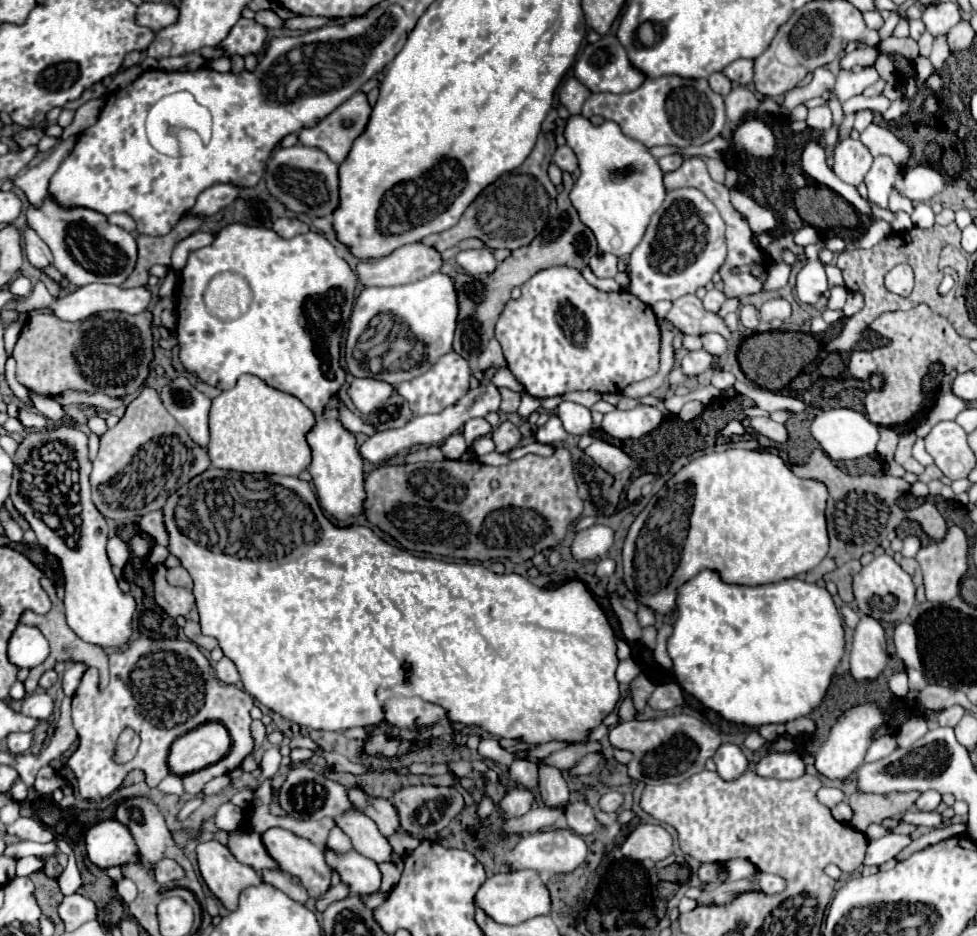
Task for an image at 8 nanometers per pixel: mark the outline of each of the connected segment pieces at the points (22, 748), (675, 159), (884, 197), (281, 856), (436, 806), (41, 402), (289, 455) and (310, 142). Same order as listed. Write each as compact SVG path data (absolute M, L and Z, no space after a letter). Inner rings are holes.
M9 733L7 735L7 747L13 755L23 755L31 749L33 733Z
M667 155L667 157L661 157L661 159L657 159L657 163L659 163L659 167L661 167L661 171L663 173L671 173L671 171L675 171L679 165L681 165L681 157L679 155Z
M881 155L881 157L875 157L869 173L865 175L865 185L869 189L869 199L883 209L887 209L889 193L891 193L891 187L895 183L897 171L899 171L897 165L889 157Z
M273 827L267 833L263 833L263 843L265 843L269 855L273 855L273 859L279 861L279 865L285 873L301 879L301 885L307 889L307 893L313 899L319 899L321 895L325 895L329 891L331 869L325 861L325 853L323 853L321 847L313 845L309 839L301 839L301 837L293 835L291 831L285 831L285 829L279 829L279 827Z
M417 785L405 787L395 793L395 807L399 811L401 829L419 839L435 839L439 831L443 831L465 807L463 795L457 787L433 787L433 785Z
M31 391L31 399L35 403L35 411L49 417L51 421L55 423L65 423L65 425L75 425L73 421L67 419L67 413L63 411L63 407L55 401L55 399L49 399L49 397L43 397L43 395L37 395Z
M241 375L237 385L217 395L209 411L209 459L213 467L239 471L239 473L267 473L267 475L299 475L311 463L311 449L307 443L307 431L315 425L315 415L297 397L269 387L255 375Z
M357 91L353 97L349 97L345 103L341 103L335 111L331 111L325 119L321 119L315 127L303 129L299 133L299 143L305 147L315 147L315 149L327 153L327 157L339 165L347 159L353 141L365 131L369 117L371 117L371 105L367 101L367 95L363 91Z

